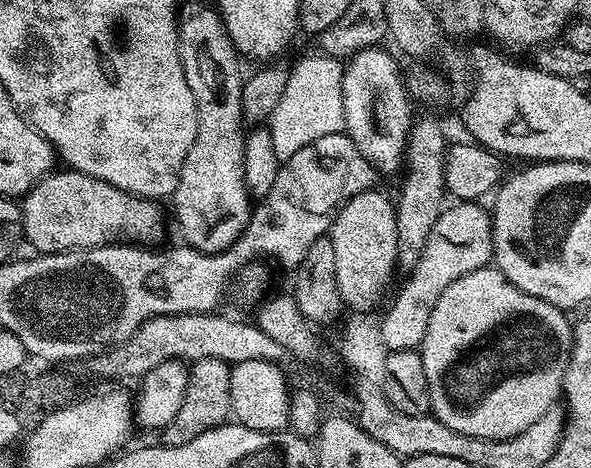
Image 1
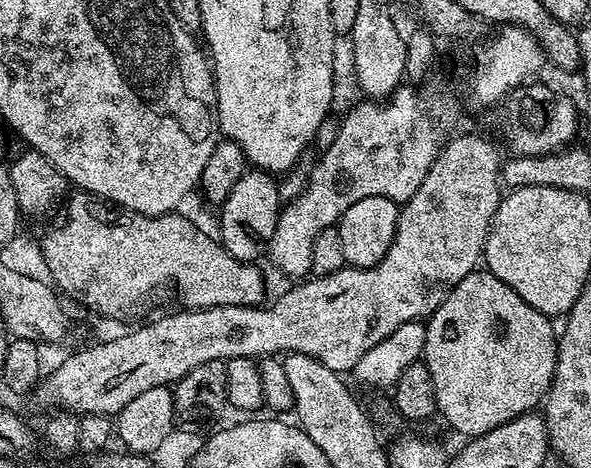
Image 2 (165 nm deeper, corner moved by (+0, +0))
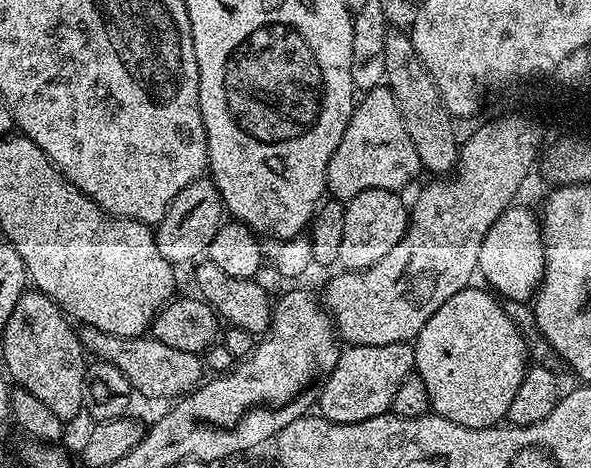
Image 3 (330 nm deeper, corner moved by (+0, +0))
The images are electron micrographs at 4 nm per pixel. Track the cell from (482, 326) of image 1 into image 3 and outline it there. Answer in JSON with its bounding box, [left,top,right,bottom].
[414,287,530,428]

